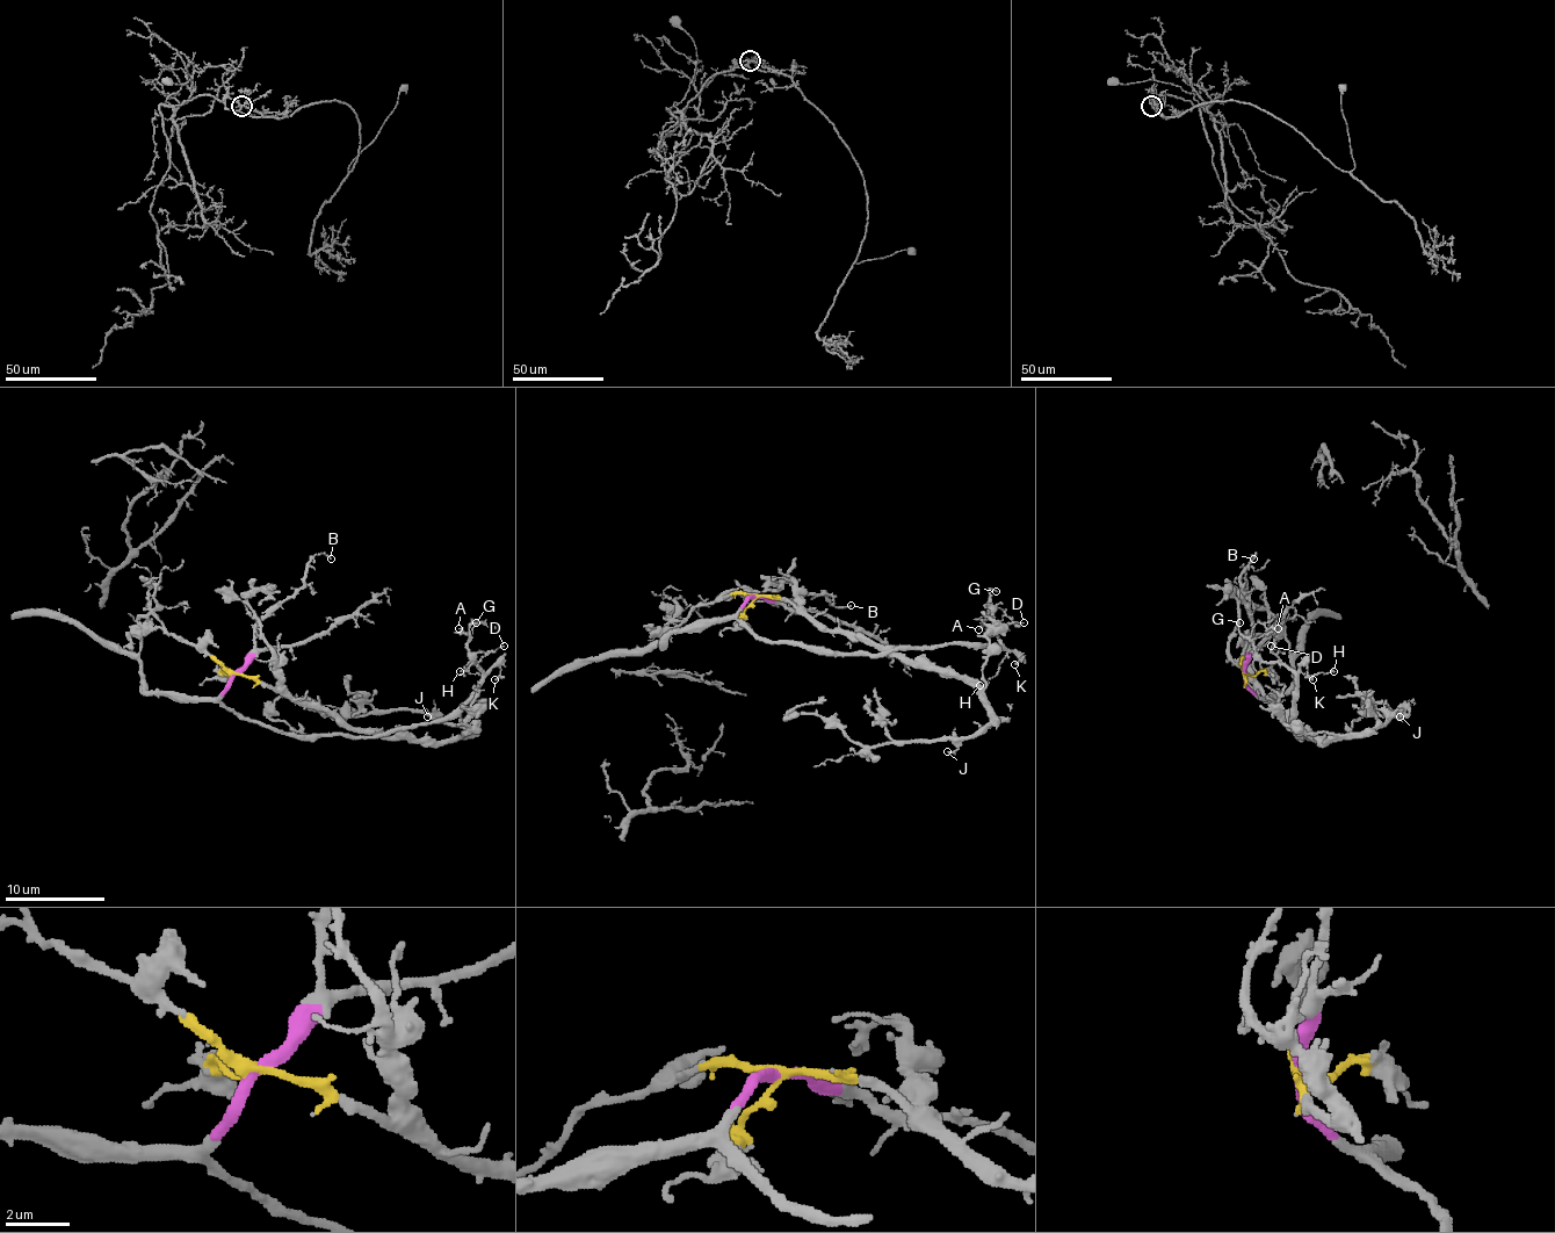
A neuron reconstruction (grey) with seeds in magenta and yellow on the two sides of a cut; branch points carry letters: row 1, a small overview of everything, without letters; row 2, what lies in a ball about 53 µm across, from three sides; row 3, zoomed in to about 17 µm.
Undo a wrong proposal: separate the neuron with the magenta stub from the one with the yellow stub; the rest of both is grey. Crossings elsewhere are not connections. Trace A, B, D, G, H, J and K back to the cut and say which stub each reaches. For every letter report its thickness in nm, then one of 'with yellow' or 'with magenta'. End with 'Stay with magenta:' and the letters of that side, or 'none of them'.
A: 150 nm | with magenta
B: 100 nm | with magenta
D: 90 nm | with magenta
G: 200 nm | with magenta
H: 120 nm | with magenta
J: 160 nm | with yellow
K: 170 nm | with magenta
Stay with magenta: A, B, D, G, H, K

